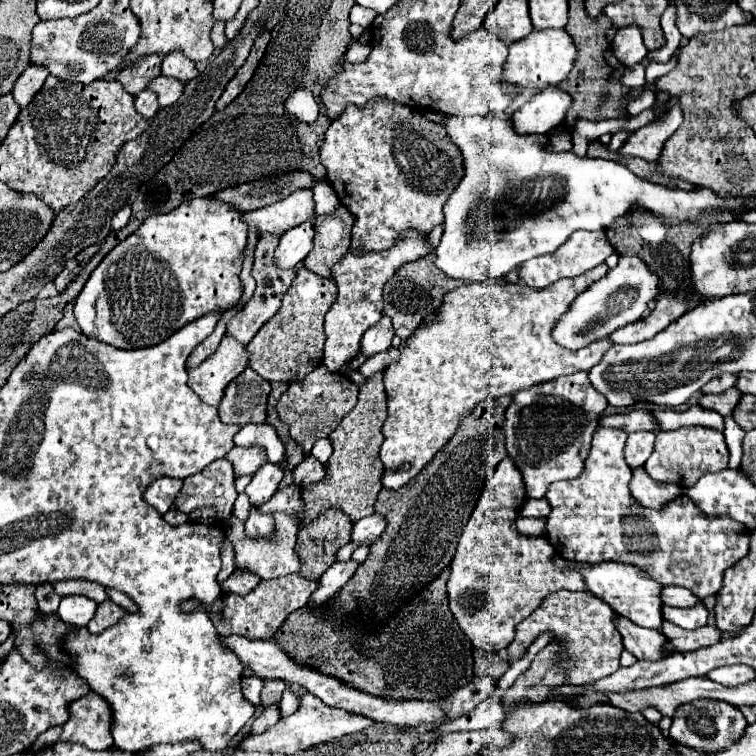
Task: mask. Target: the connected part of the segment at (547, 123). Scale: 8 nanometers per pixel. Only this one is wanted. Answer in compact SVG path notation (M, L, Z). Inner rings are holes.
M550 86L550 88L542 88L538 90L530 102L526 102L520 110L516 110L512 114L512 126L518 134L548 134L550 128L556 128L564 122L564 116L568 112L568 108L572 106L572 96L558 88L558 86Z

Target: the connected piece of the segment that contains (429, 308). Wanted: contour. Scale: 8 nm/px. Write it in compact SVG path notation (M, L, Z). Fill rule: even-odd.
M432 252L416 262L404 264L384 286L384 314L390 316L396 336L400 336L402 340L408 338L426 316L430 316L432 312L436 312L442 306L446 292L466 284L464 280L454 280L454 278L446 276L440 268L436 268L434 260L436 260L436 256Z

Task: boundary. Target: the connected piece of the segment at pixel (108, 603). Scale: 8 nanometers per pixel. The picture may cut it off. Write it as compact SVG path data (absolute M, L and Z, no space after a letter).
M104 600L104 602L96 608L96 614L94 614L94 618L90 620L90 624L88 624L86 628L88 628L88 632L92 632L92 634L100 634L100 632L108 630L110 626L118 624L124 614L126 614L126 610L124 610L122 606L114 604L112 600Z

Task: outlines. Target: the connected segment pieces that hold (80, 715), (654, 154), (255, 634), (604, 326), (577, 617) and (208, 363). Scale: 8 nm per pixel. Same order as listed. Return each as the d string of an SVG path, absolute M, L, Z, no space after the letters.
M96 692L86 694L84 698L70 704L70 718L62 726L48 728L34 742L34 750L54 744L54 742L78 742L92 750L112 748L110 736L110 704L102 700Z
M675 104L662 116L662 120L654 120L652 124L646 124L644 128L632 132L628 140L620 146L620 156L638 156L644 160L658 160L662 144L666 138L674 134L674 130L683 122L682 109Z
M288 574L282 578L274 578L274 580L262 580L246 596L220 594L218 600L210 608L210 620L214 622L218 634L222 636L238 634L238 636L246 636L252 640L268 640L282 626L282 620L290 612L302 608L308 602L314 588L316 588L316 582L304 580L300 574Z
M620 256L620 262L616 268L608 270L604 278L588 286L572 304L570 308L558 318L558 322L552 328L552 336L556 344L568 348L568 350L580 350L592 340L600 340L610 336L616 328L632 324L640 320L642 312L648 308L648 302L654 300L660 290L658 290L658 276L654 276L642 260L636 256Z
M560 590L550 594L534 614L530 614L526 620L518 622L516 636L506 648L510 660L520 660L528 654L530 644L542 634L552 632L556 646L564 650L564 654L558 656L558 668L566 668L566 682L568 684L588 684L596 682L604 676L614 674L620 668L620 654L624 650L620 632L616 628L618 614L608 608L600 598L596 598L592 592L570 592Z
M224 336L218 350L198 368L188 370L188 386L208 406L218 408L226 386L248 366L246 348L230 336Z

